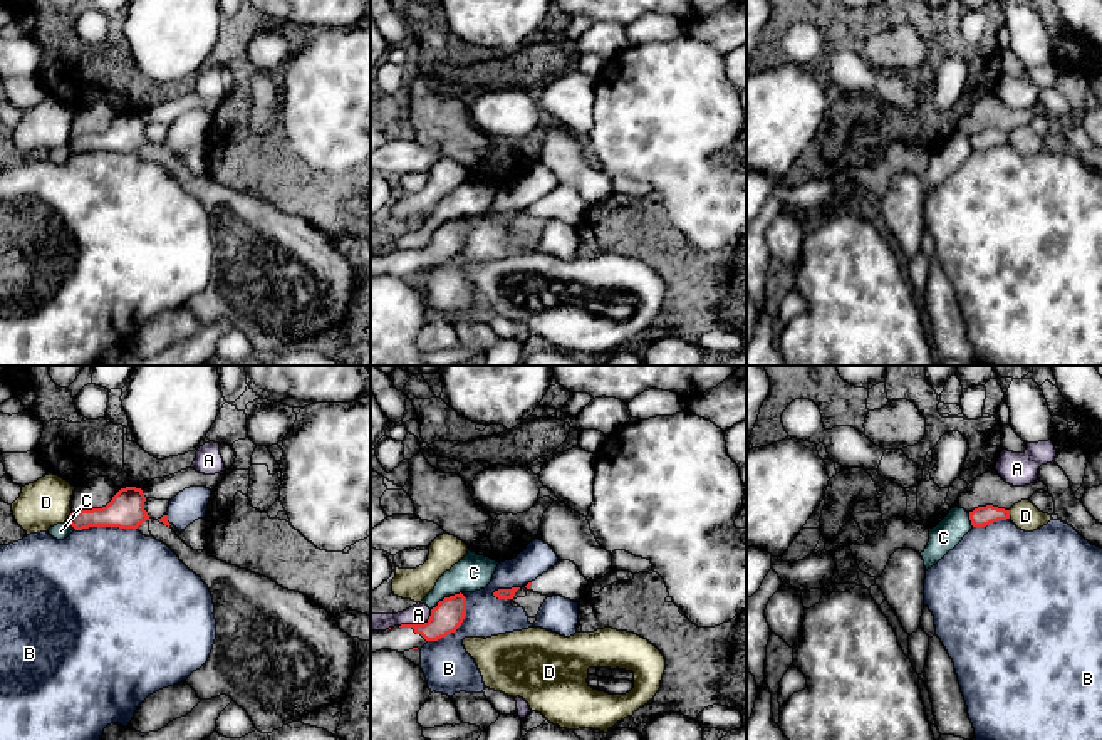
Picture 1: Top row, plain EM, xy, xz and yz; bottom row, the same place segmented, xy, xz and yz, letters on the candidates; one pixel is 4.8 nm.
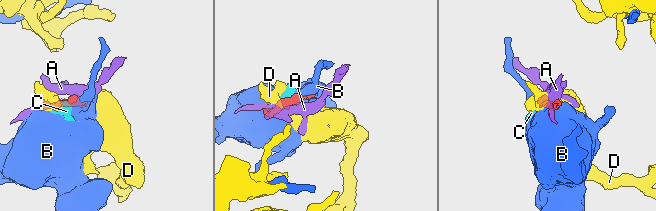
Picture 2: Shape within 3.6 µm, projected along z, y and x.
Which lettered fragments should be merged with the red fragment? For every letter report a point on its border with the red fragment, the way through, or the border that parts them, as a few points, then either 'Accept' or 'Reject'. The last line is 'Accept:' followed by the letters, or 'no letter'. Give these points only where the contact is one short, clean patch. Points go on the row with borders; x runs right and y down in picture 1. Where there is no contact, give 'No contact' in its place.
A: Touches red at xz (418, 625). Reject
B: Touches red at xz (460, 625). Reject
C: Touches red at xz (445, 598). Boundary: xz (460, 591), (445, 596), (431, 609). Reject
D: Touches red at xy (69, 517). Boundary: xy (72, 512), (66, 521). Reject
Accept: no letter

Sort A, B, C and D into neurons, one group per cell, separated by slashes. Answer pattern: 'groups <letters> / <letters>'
groups A C / B / D

